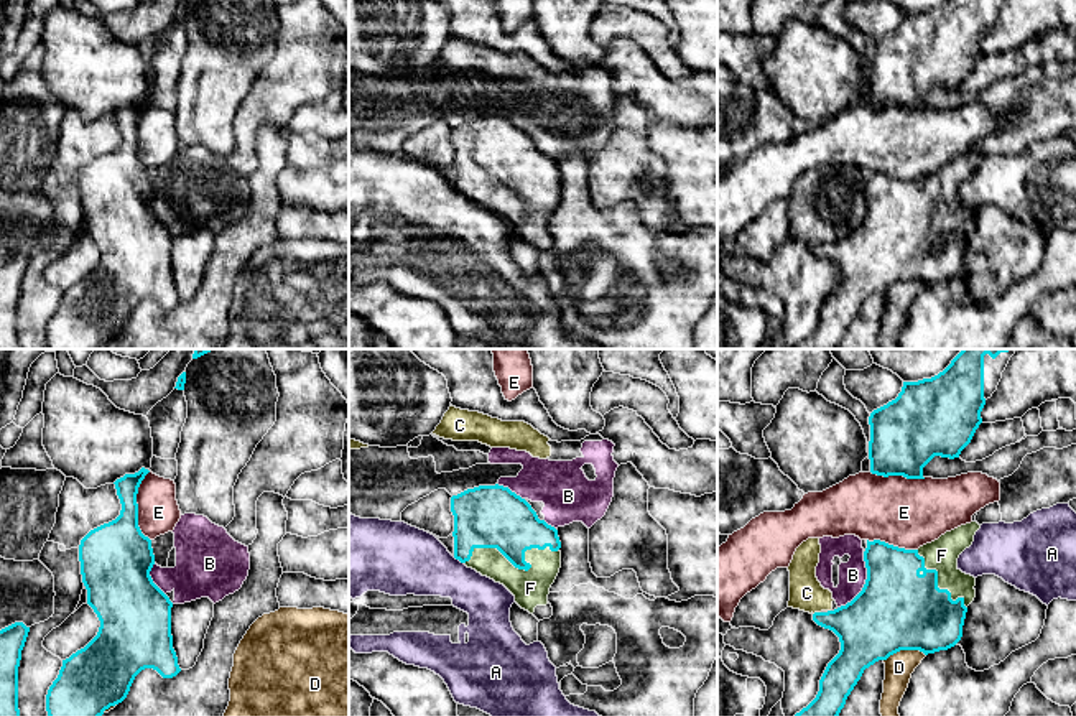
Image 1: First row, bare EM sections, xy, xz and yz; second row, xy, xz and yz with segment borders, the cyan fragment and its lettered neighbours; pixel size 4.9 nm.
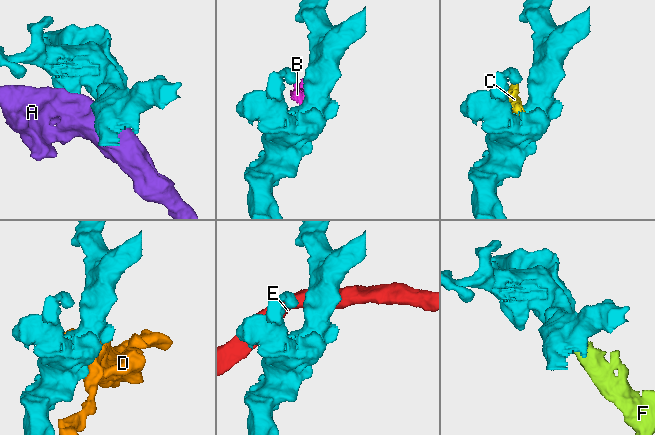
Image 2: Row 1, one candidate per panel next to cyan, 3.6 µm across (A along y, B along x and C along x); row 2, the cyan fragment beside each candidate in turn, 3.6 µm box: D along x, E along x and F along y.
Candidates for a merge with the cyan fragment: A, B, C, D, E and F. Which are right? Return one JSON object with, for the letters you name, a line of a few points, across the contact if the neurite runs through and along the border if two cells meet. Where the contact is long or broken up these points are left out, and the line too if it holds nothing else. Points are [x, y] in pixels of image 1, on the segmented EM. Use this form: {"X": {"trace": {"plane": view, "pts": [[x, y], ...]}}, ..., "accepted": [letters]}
{"accepted": ["F"]}

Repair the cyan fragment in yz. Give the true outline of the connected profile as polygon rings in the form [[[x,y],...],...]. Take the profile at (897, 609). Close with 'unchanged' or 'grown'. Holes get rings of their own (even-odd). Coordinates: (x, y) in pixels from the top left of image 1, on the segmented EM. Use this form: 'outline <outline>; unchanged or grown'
outline [[[977,522],[961,525],[918,550],[867,540],[867,579],[862,591],[846,606],[813,614],[818,625],[839,637],[841,650],[828,663],[816,698],[795,716],[839,716],[864,670],[875,662],[900,650],[928,655],[948,650],[961,640],[967,606],[976,597],[976,578],[958,568],[958,558],[972,545],[979,528]]]; grown

